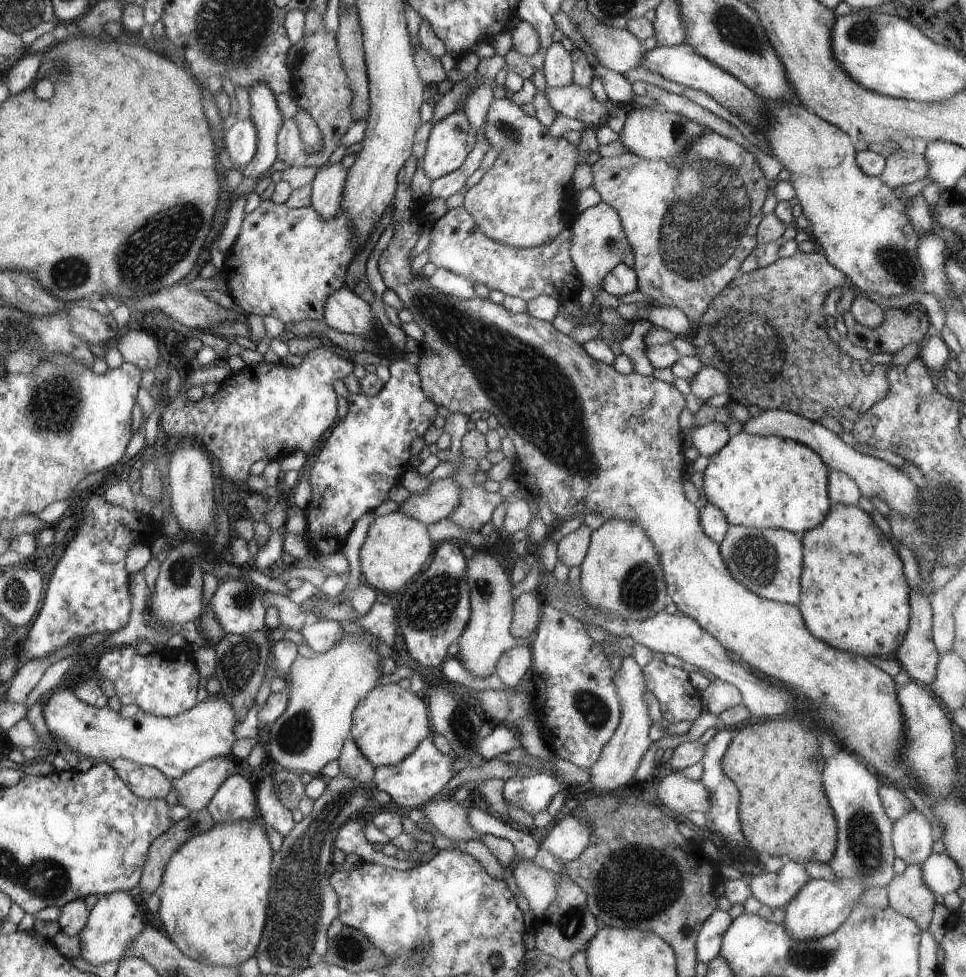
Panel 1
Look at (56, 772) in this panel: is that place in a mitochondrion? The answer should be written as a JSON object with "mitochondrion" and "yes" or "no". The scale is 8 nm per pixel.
{"mitochondrion":"no"}

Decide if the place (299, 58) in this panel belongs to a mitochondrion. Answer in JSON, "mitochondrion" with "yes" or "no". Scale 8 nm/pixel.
{"mitochondrion":"no"}

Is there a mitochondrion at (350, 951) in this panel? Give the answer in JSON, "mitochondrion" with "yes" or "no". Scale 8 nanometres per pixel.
{"mitochondrion":"yes"}

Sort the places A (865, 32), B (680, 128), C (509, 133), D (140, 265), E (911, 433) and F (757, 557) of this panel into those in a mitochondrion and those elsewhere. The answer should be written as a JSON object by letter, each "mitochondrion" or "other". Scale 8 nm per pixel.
{"A":"mitochondrion","B":"mitochondrion","C":"mitochondrion","D":"mitochondrion","E":"other","F":"mitochondrion"}

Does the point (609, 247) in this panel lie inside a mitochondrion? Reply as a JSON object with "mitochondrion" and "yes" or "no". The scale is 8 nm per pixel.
{"mitochondrion":"yes"}

